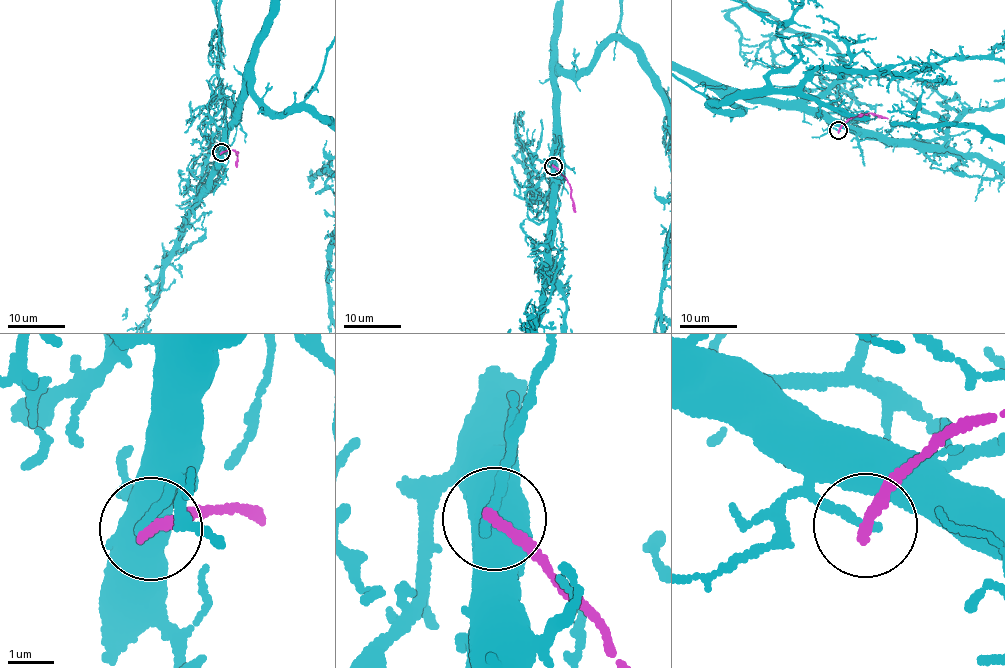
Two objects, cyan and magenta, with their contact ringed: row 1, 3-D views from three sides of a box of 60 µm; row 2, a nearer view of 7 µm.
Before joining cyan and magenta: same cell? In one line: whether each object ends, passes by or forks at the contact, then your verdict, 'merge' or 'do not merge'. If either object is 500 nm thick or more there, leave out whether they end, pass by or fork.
cyan ends there; magenta ends there; do not merge

